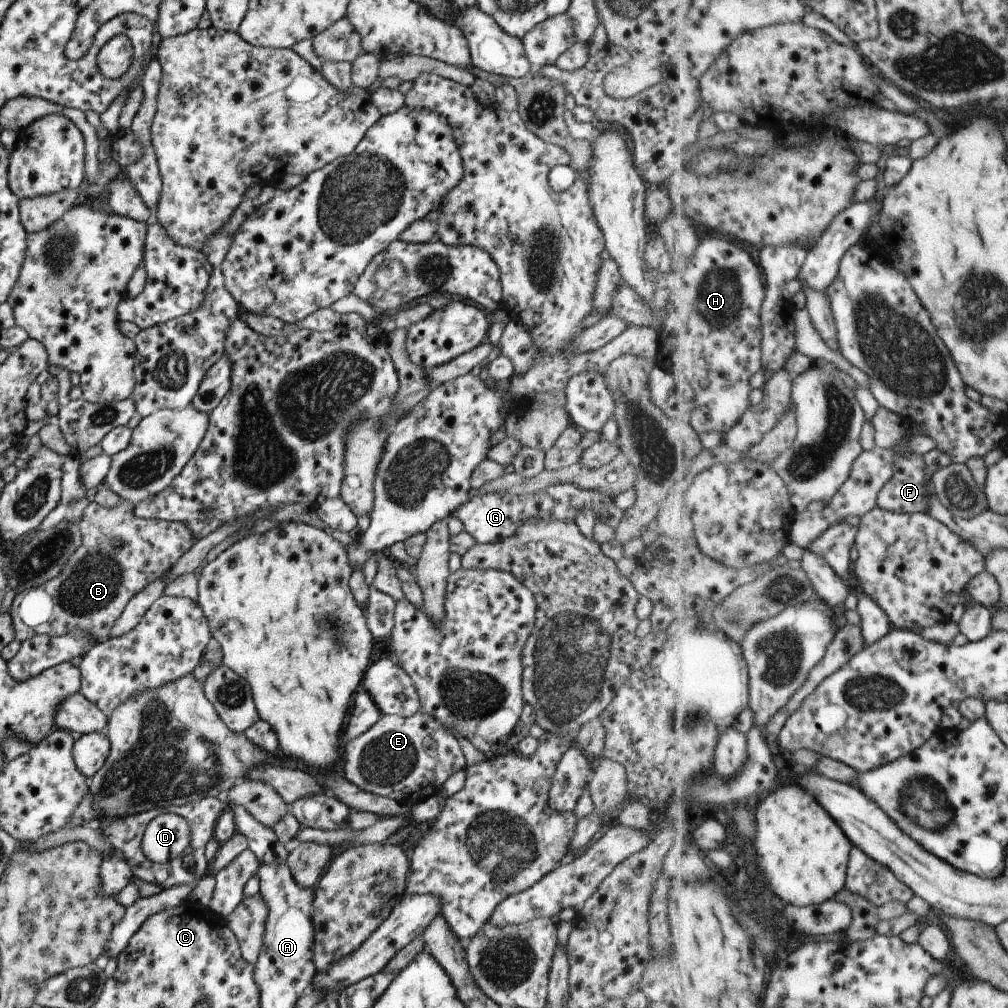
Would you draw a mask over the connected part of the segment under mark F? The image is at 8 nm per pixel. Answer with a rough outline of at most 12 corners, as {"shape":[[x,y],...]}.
{"shape":[[903,438],[878,506],[928,513],[932,476]]}

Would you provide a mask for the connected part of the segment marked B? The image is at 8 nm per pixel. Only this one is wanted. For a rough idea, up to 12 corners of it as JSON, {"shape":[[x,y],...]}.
{"shape":[[134,503],[82,504],[79,548],[17,593],[15,639],[107,640],[195,542]]}

